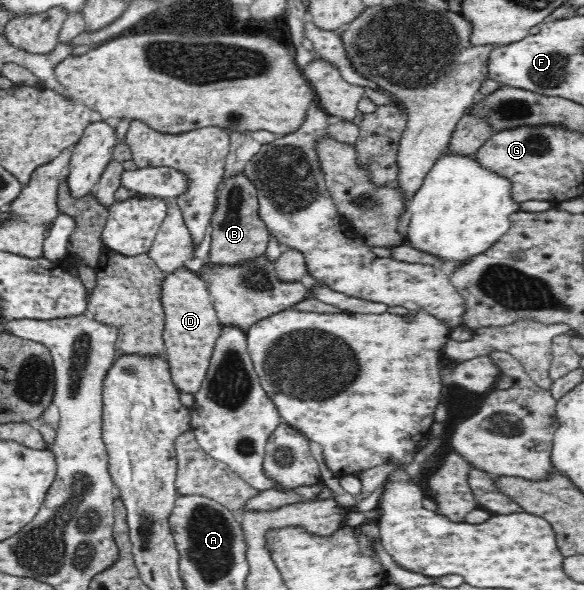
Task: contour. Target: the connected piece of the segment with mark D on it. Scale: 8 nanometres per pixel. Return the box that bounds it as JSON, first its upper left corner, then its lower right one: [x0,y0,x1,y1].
[161,267,223,393]

